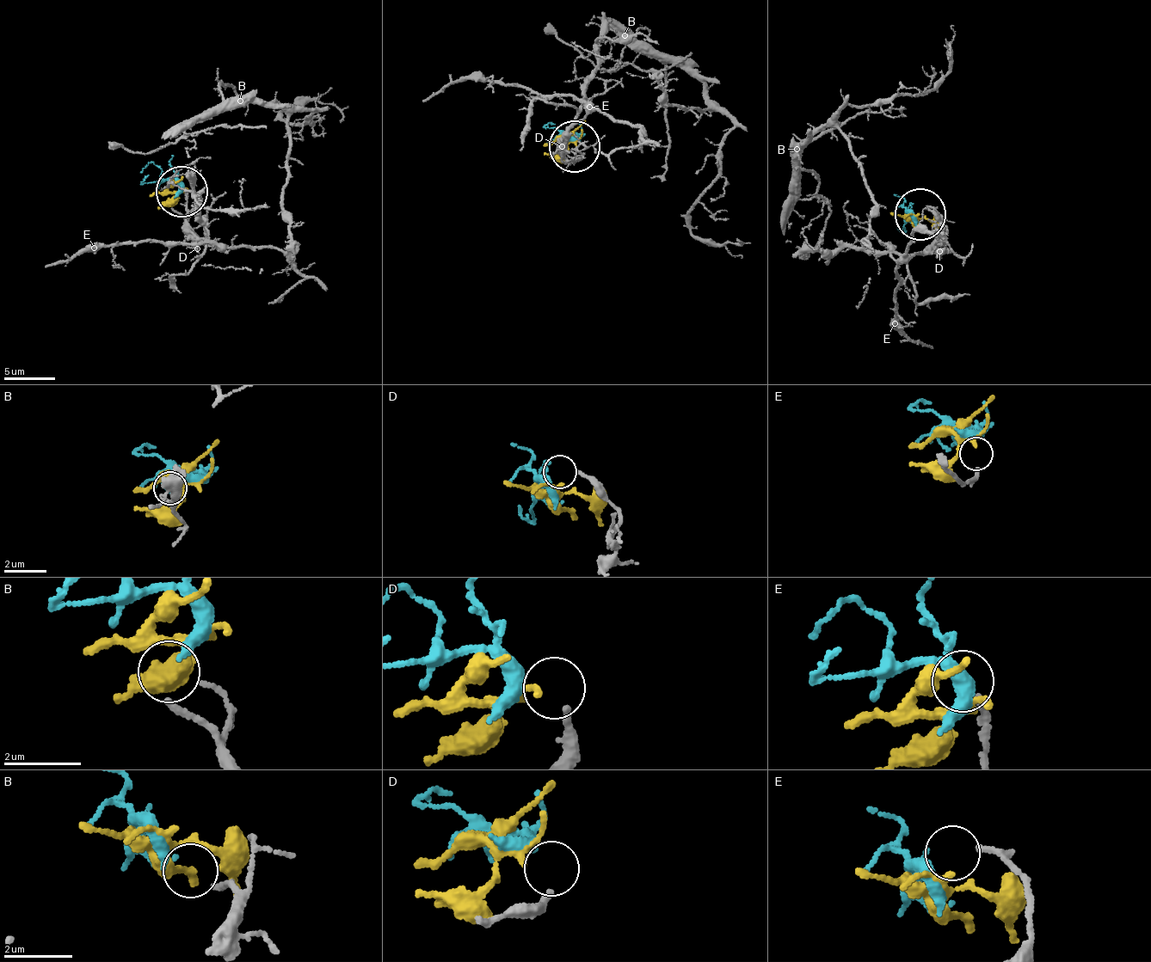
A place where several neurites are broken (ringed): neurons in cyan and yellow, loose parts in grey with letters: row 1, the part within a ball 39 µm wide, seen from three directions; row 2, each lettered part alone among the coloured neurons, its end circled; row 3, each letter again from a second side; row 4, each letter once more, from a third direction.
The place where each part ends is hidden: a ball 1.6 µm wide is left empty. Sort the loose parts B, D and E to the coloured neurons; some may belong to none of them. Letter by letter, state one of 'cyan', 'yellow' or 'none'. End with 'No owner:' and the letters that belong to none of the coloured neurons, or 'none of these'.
B: cyan
D: none
E: none
No owner: D, E

